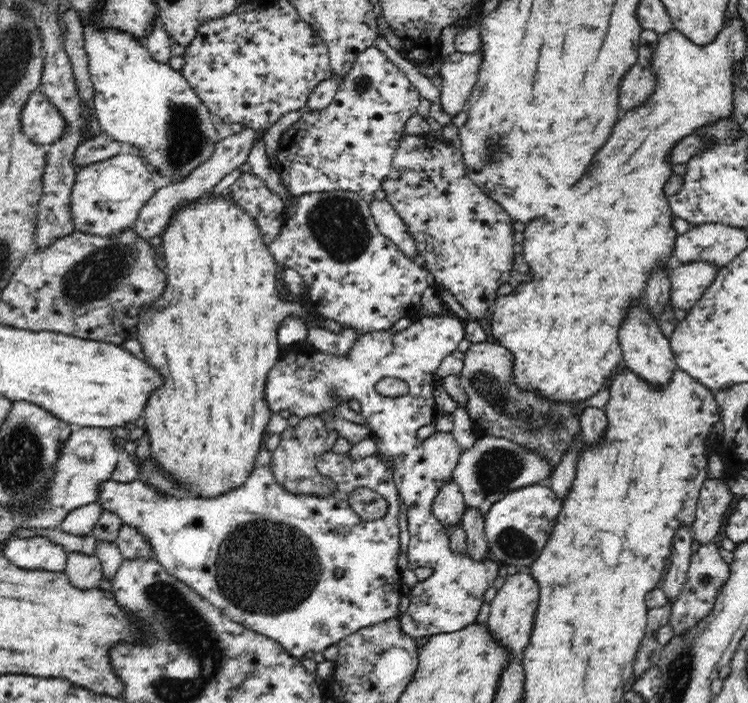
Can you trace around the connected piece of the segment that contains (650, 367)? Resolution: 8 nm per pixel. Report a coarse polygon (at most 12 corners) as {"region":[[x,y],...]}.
{"region":[[642,303],[619,330],[622,364],[661,389],[677,369]]}

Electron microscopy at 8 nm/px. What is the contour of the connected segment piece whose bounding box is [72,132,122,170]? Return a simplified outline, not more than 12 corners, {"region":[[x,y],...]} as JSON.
{"region":[[99,132],[80,143],[72,167],[102,162],[120,154],[121,142]]}

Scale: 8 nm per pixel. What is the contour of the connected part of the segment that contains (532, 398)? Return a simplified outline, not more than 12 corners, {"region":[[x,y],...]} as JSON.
{"region":[[472,343],[459,374],[481,436],[551,470],[581,440],[580,402],[513,376],[505,346]]}

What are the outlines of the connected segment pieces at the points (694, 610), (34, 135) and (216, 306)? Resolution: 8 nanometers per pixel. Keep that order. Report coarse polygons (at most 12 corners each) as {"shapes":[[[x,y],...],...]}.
{"shapes":[[[714,542],[700,545],[673,601],[676,635],[712,610],[730,573]],[[41,93],[30,95],[21,129],[35,143],[49,146],[67,122]],[[213,190],[161,233],[135,338],[152,459],[239,488],[280,323],[254,217]]]}

